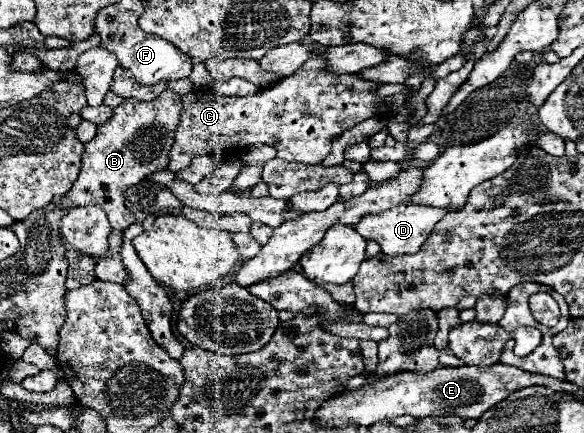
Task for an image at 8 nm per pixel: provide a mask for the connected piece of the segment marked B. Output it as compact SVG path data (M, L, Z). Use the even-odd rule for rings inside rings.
M165 89L153 101L127 99L113 109L113 117L99 125L93 141L85 143L83 167L79 171L73 189L53 201L45 209L71 209L83 205L97 205L105 211L111 227L125 231L135 223L135 213L125 207L125 189L141 183L145 177L167 169L169 151L173 145L173 131L179 123L181 97L171 89Z

